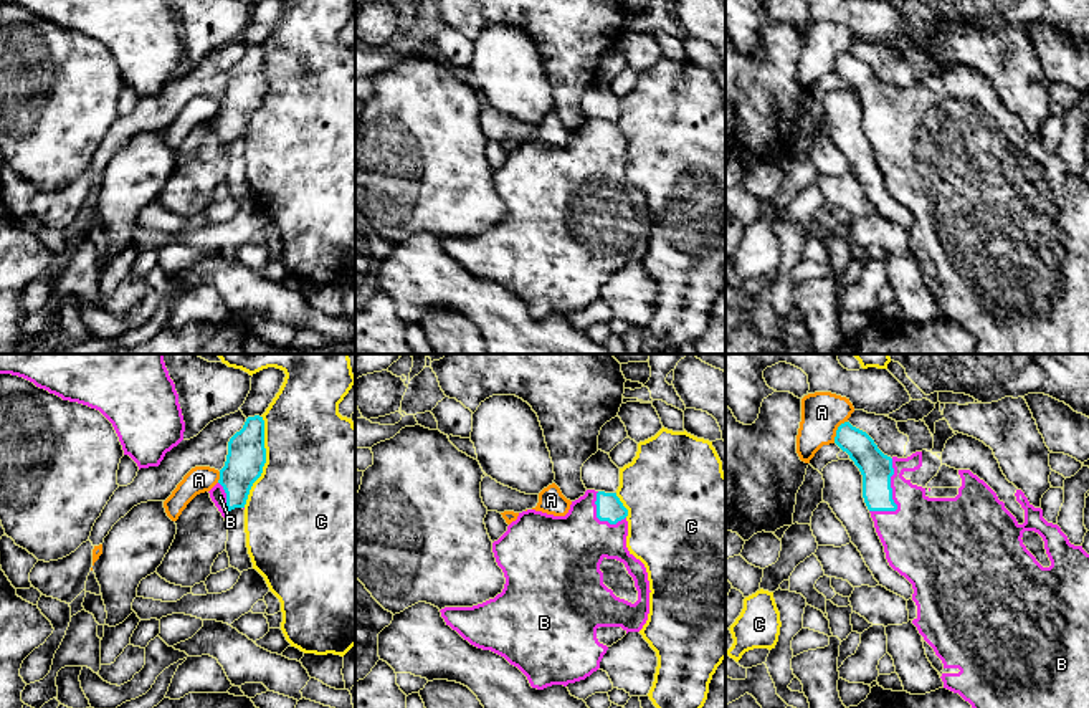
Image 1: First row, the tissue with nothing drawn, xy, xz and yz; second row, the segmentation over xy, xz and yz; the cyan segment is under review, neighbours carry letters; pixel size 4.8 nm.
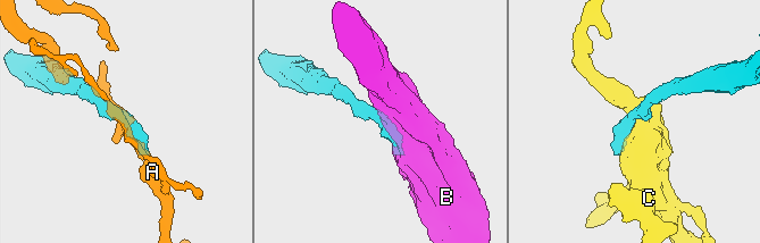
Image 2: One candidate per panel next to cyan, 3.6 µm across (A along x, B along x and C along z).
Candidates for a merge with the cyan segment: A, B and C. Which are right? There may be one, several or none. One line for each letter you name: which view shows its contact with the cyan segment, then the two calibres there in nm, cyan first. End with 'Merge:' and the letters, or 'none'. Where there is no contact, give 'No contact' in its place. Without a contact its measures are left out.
B: Touches cyan in yz. Thickness 160 nm (cyan) against 380 nm
Merge: B

